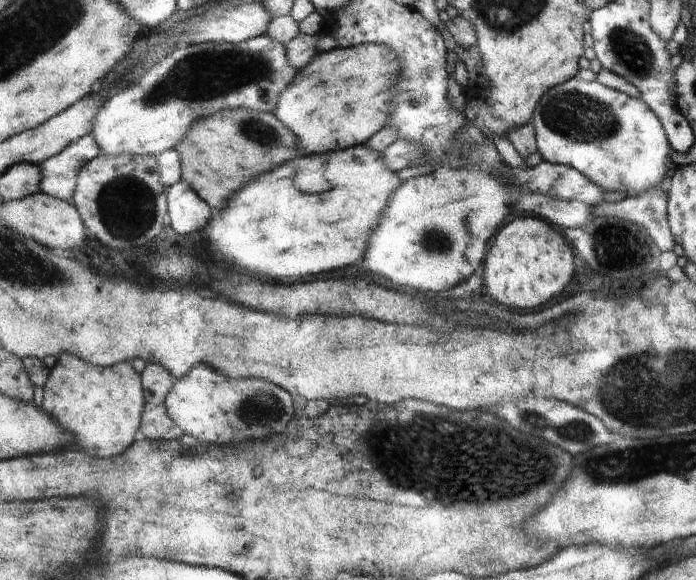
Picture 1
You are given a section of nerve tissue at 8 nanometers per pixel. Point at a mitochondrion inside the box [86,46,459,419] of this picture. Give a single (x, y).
(126, 202)

